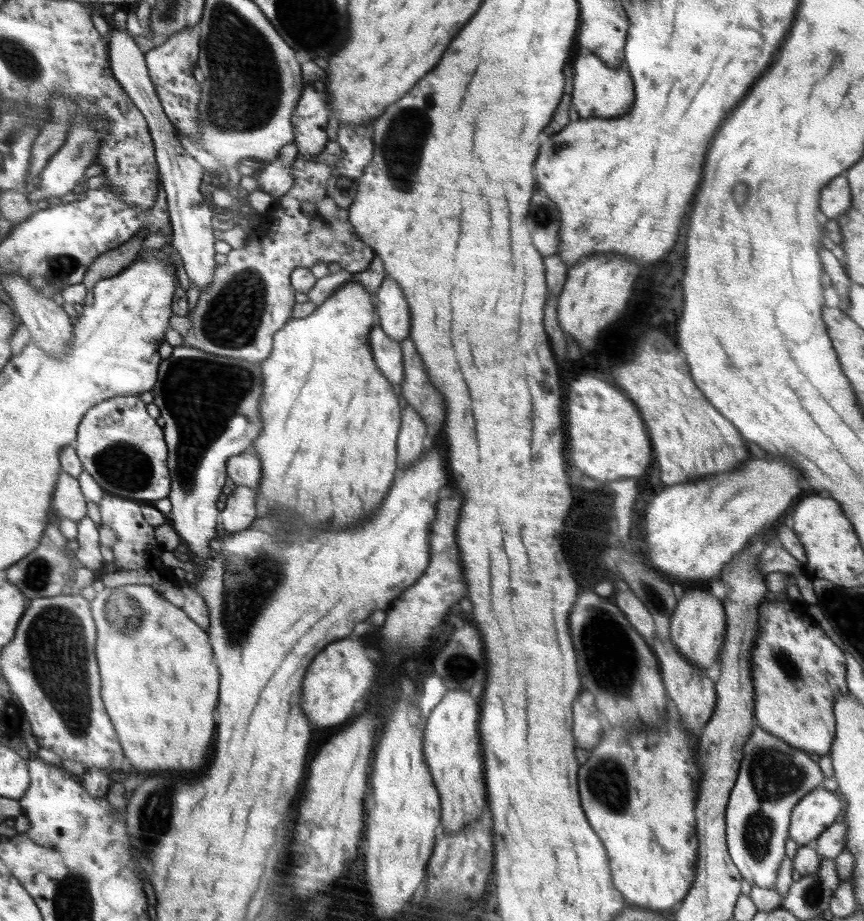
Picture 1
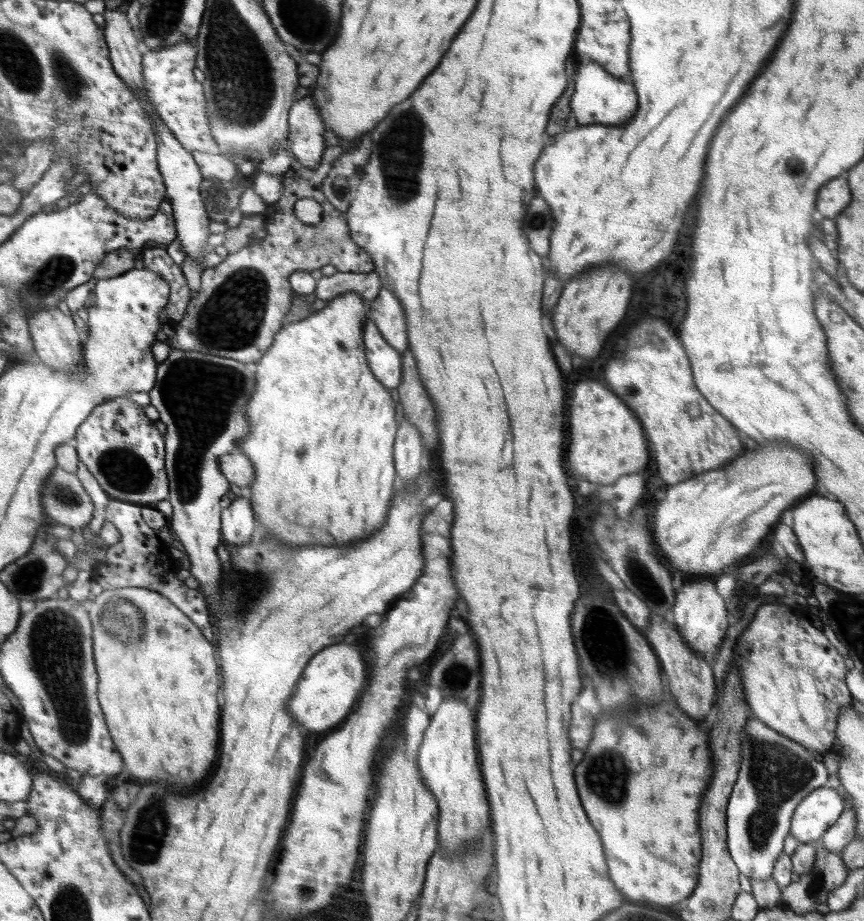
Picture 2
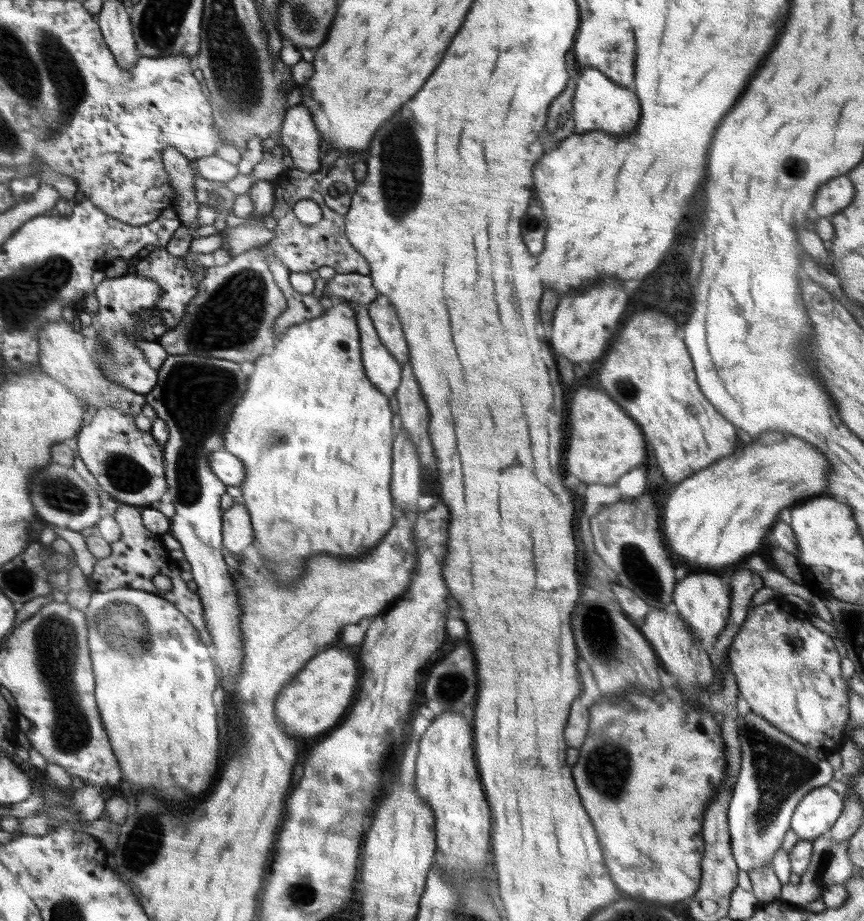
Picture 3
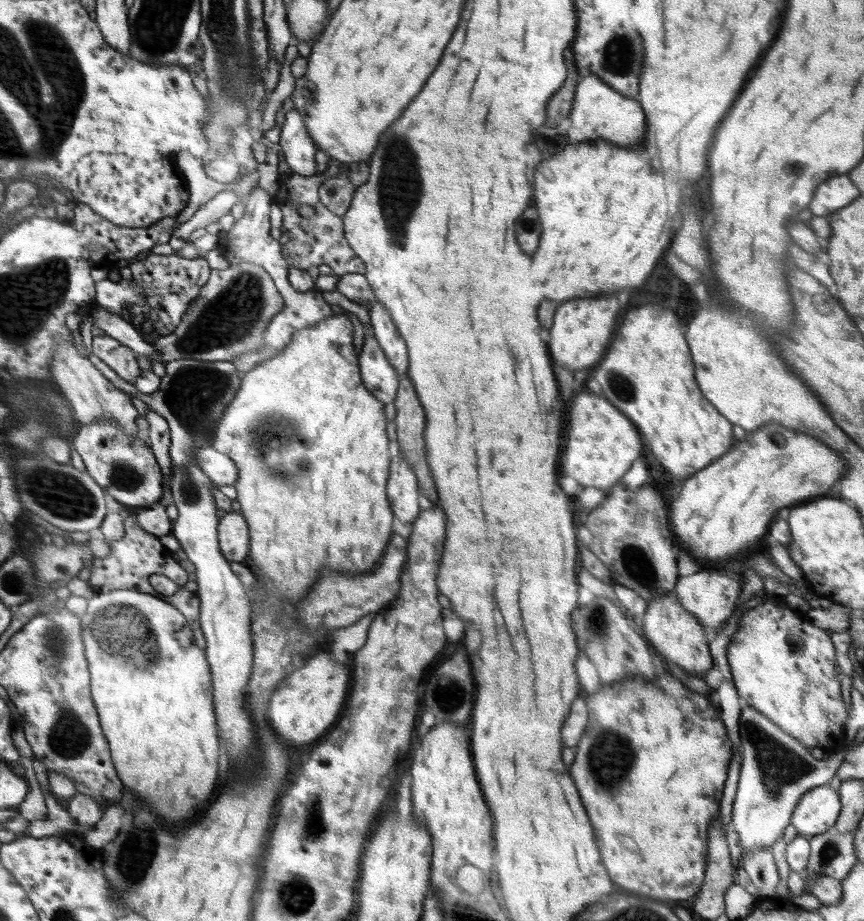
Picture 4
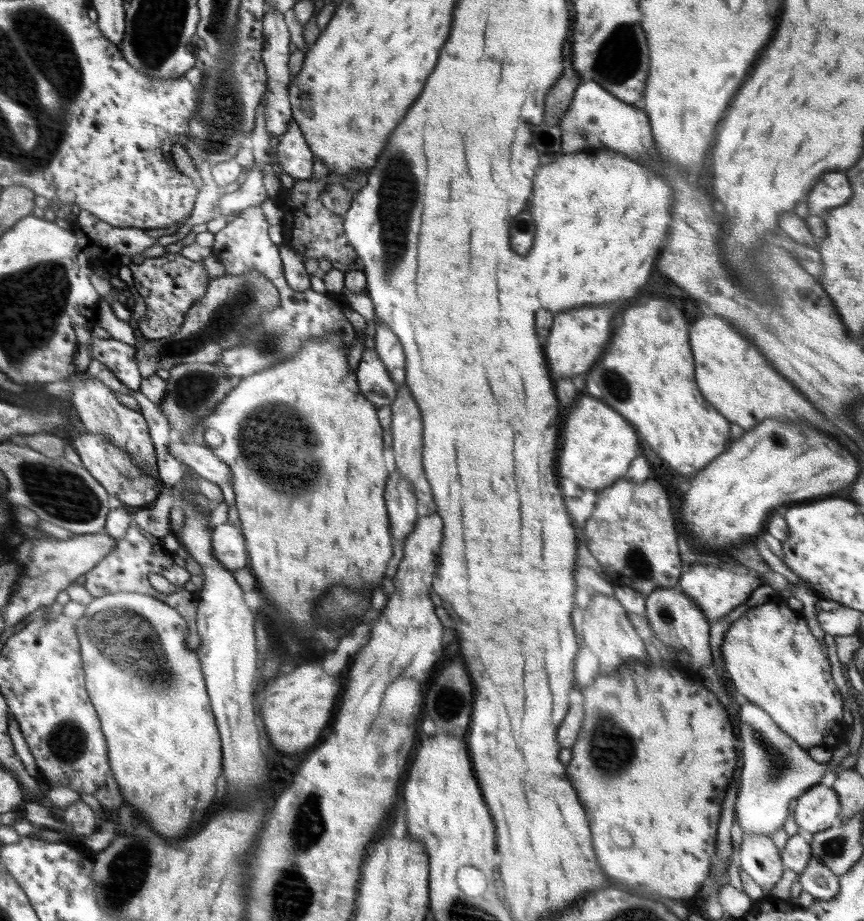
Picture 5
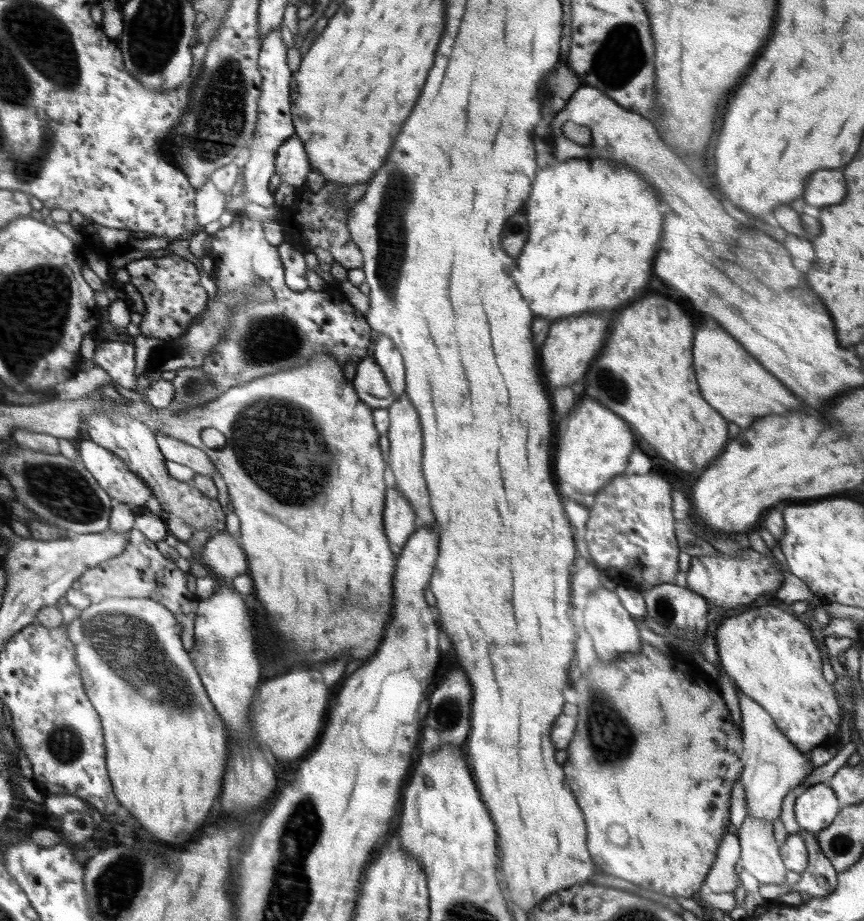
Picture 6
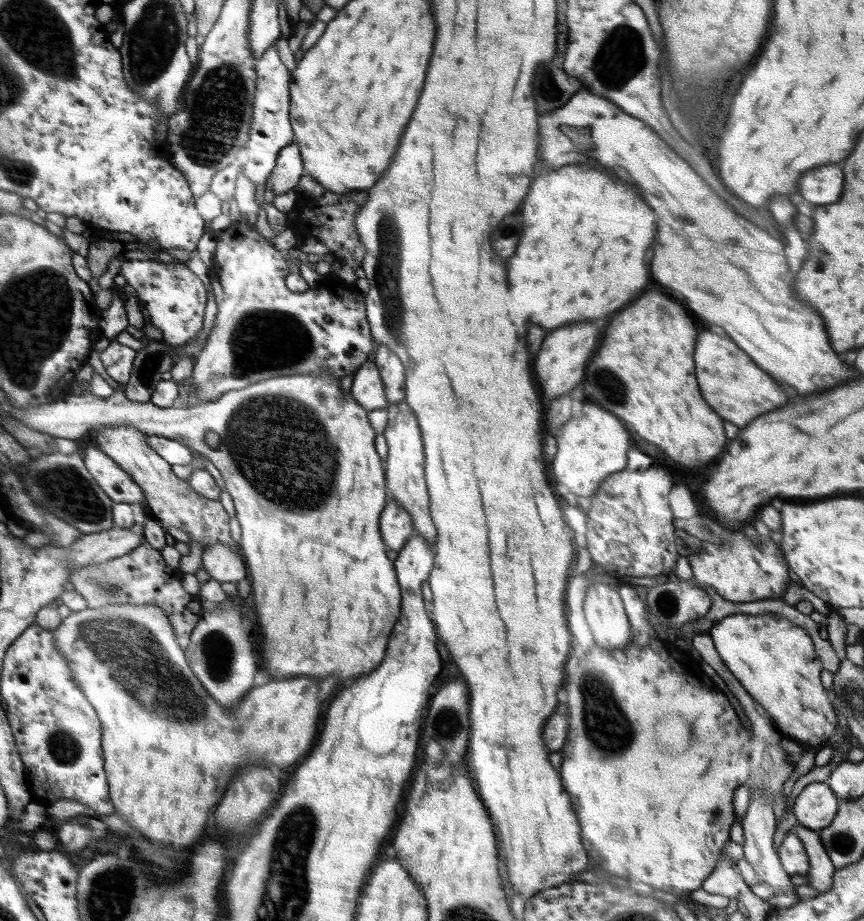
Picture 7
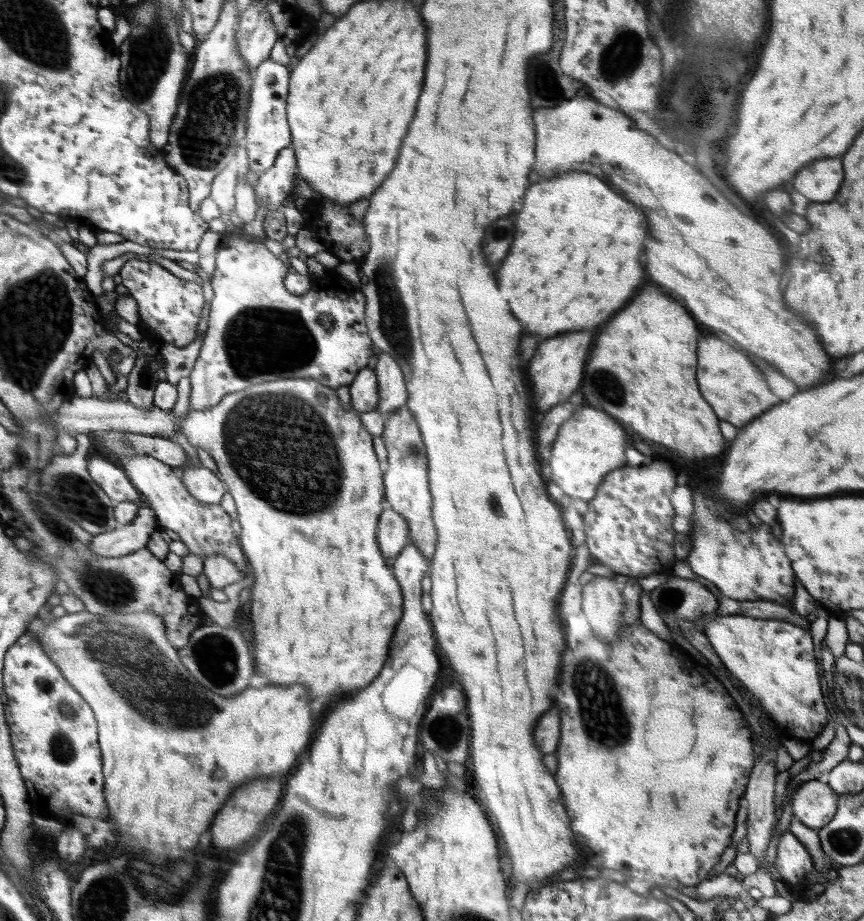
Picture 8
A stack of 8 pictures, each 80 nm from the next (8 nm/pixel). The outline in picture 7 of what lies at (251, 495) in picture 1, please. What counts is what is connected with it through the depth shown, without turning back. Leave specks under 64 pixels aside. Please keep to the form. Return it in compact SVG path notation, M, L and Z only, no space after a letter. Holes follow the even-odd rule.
M223 544L206 546L202 558L202 568L210 574L212 580L219 583L238 582L249 579L245 559L238 552L230 550Z

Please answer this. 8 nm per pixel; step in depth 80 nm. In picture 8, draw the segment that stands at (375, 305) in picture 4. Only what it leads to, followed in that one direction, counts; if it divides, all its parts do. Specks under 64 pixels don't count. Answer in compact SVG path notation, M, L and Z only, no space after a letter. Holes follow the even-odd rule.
M378 352L379 359L373 369L377 376L378 404L375 406L385 419L407 403L404 375L396 360L385 352Z

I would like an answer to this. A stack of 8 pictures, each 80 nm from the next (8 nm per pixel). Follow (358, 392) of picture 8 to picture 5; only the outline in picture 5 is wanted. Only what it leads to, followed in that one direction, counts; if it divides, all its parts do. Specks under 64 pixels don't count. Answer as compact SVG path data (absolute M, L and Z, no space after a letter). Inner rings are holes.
M375 348L363 350L355 374L360 392L374 406L390 406L394 402L398 388L390 378Z

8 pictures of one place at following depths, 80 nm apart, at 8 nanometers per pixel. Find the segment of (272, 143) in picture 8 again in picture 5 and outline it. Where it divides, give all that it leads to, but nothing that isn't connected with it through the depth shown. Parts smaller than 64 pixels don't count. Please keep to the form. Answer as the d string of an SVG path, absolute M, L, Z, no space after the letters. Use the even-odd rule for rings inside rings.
M271 6L263 16L264 48L262 48L262 62L268 74L268 92L266 92L266 109L264 118L266 130L269 134L280 136L286 134L289 122L293 120L291 104L289 101L289 89L291 86L290 69L288 69L288 58L290 56L290 33L284 22L284 12L278 12ZM254 163L250 167L245 182L236 191L222 192L220 201L218 201L218 210L220 210L221 216L226 217L233 213L240 214L248 207L265 202L269 196L262 180L264 180L263 169L258 163Z

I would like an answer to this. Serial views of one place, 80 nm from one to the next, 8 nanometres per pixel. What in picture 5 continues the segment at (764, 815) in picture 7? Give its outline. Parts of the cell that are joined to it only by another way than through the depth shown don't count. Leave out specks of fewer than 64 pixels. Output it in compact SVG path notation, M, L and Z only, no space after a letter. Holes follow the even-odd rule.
M744 833L738 854L738 866L762 889L772 890L784 870L779 850L770 837Z

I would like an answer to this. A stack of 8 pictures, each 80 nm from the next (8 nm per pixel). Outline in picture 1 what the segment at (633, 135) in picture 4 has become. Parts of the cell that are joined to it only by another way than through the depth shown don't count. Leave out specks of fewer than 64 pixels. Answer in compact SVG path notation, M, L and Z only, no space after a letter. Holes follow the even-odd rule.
M584 49L575 58L571 110L577 118L618 118L624 116L634 102L634 85L628 69L623 65L608 68L595 54Z

